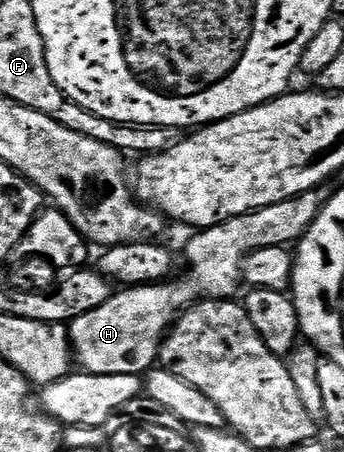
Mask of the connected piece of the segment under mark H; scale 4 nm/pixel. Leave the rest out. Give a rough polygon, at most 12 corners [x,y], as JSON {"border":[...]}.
{"border":[[325,189],[198,230],[187,274],[69,323],[88,374],[145,375],[183,310],[230,300],[252,252],[289,247]]}

